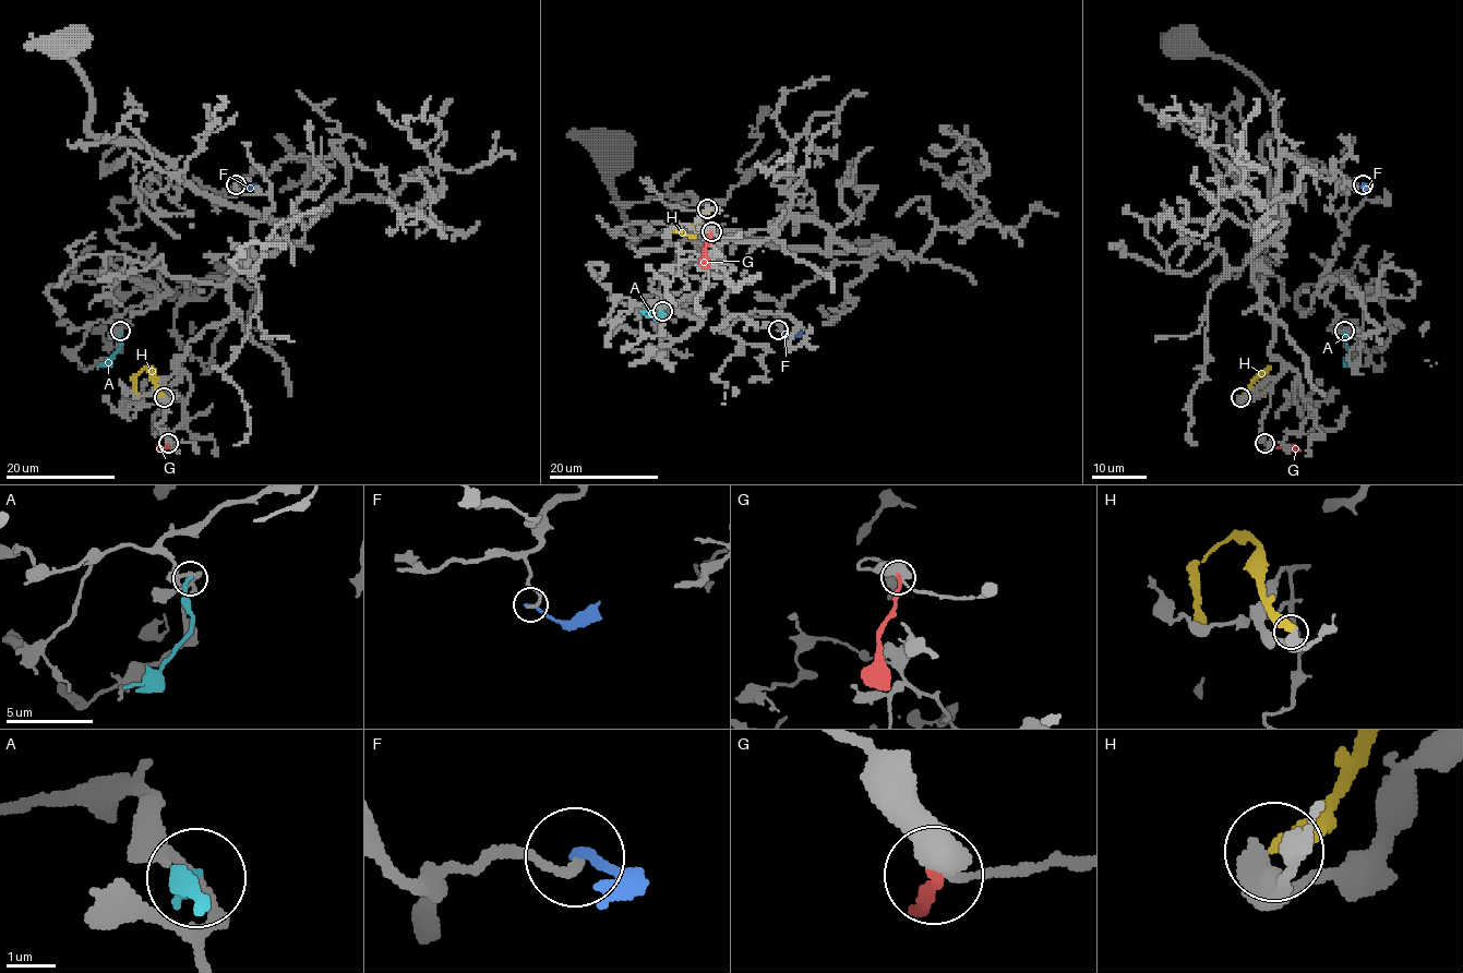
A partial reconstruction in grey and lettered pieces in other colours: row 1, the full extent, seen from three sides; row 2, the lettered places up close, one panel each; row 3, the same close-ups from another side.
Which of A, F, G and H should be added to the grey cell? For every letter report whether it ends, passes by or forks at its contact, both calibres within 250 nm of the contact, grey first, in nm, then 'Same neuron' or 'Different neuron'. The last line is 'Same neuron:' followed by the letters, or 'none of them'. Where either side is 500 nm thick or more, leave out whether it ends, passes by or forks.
A: It ends there. Thickness 200 nm (grey) against 220 nm. Different neuron
F: It ends there. Thickness 200 nm (grey) against 200 nm. Different neuron
G: It ends there. Thickness 420 nm (grey) against 200 nm. Different neuron
H: It ends there. Thickness 480 nm (grey) against 440 nm. Different neuron
Same neuron: none of them

